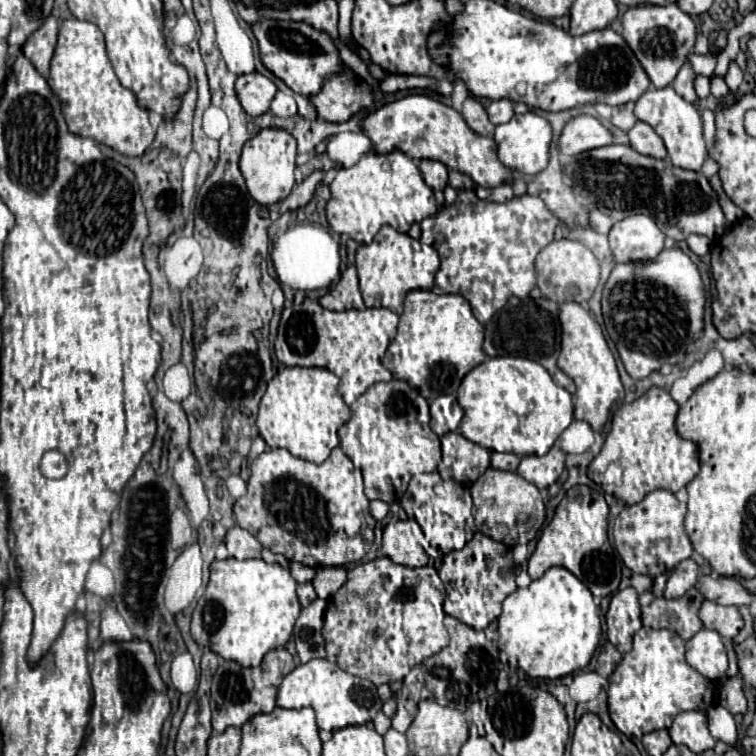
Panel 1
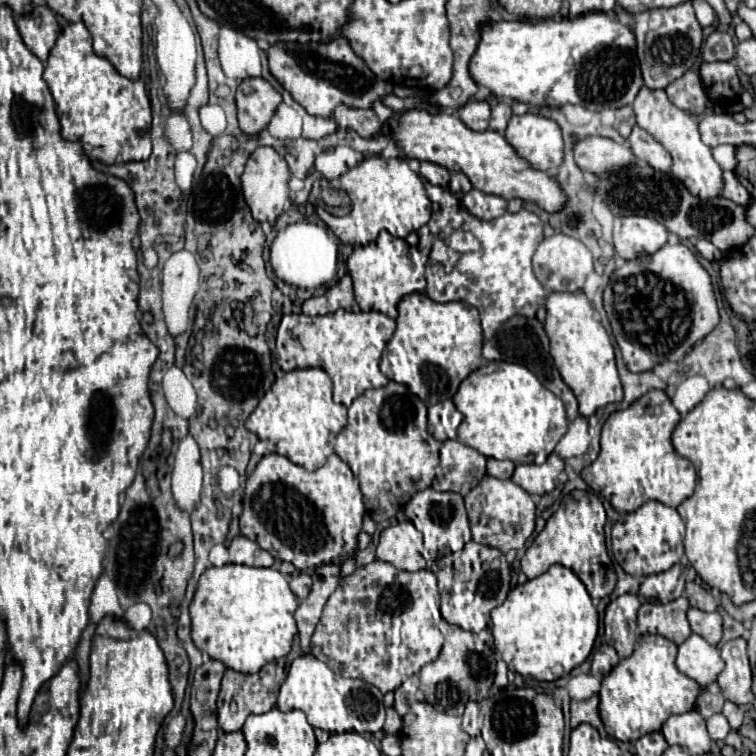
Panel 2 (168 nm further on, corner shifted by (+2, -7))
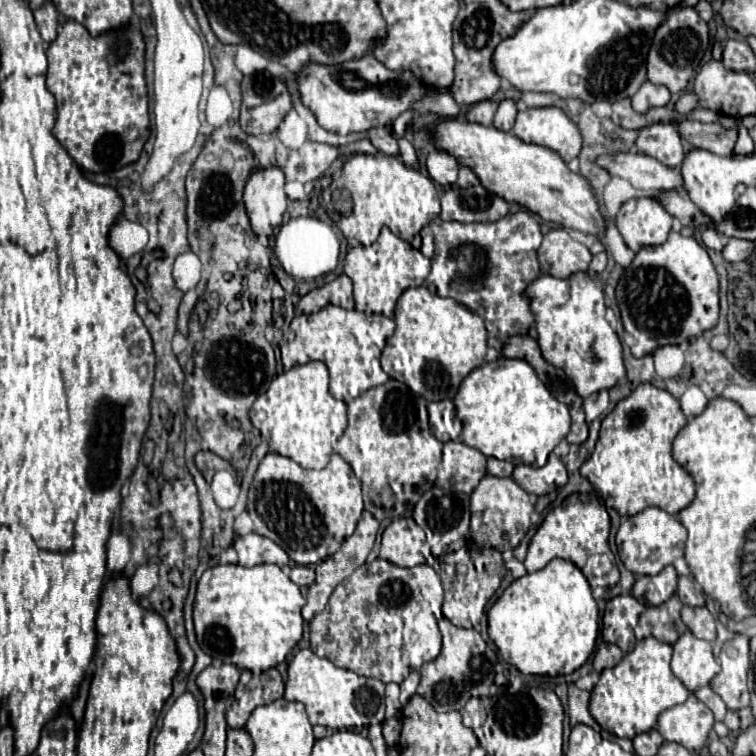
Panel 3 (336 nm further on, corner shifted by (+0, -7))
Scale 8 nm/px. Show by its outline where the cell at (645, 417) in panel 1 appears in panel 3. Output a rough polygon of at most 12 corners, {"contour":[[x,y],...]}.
{"contour":[[641,384],[581,466],[621,516],[677,514],[693,478],[671,456],[687,418]]}

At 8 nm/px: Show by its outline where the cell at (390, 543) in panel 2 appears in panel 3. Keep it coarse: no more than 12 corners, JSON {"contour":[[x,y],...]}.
{"contour":[[413,518],[383,532],[381,558],[403,568],[433,555]]}

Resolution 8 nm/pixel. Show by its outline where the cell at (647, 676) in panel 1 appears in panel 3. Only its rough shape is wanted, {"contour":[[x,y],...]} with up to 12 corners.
{"contour":[[653,636],[601,672],[589,712],[619,738],[657,726],[689,690]]}

